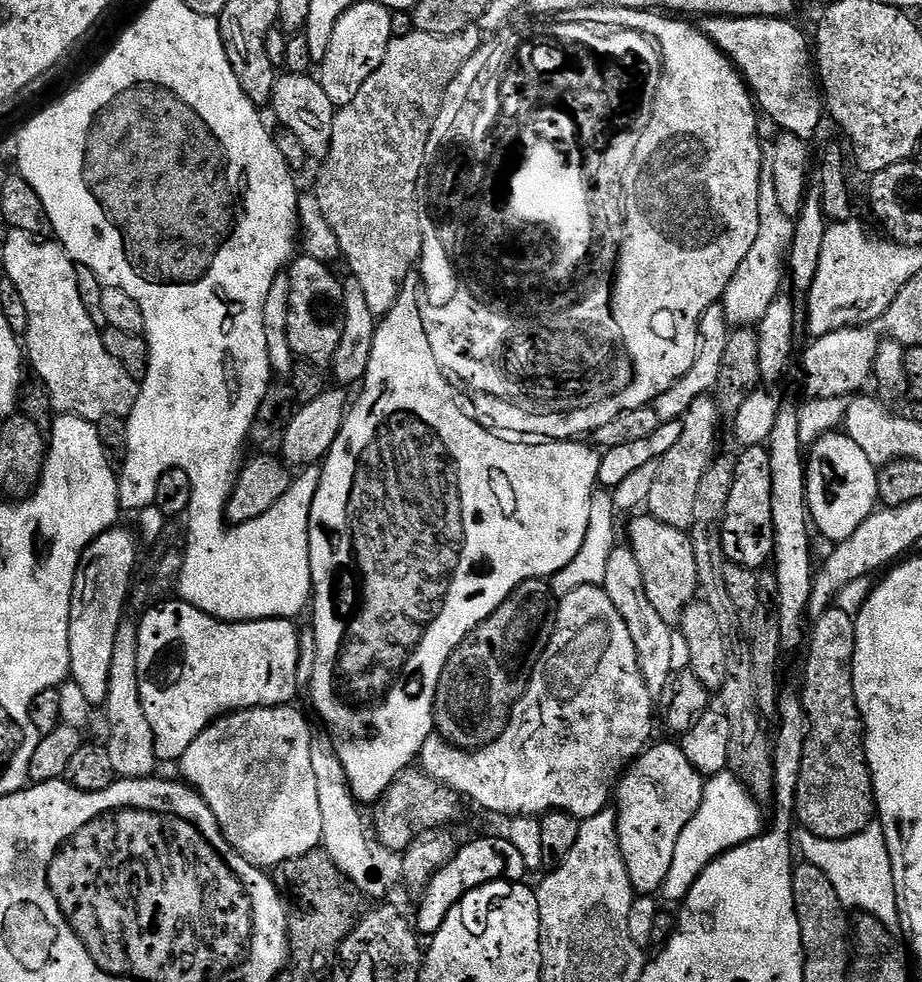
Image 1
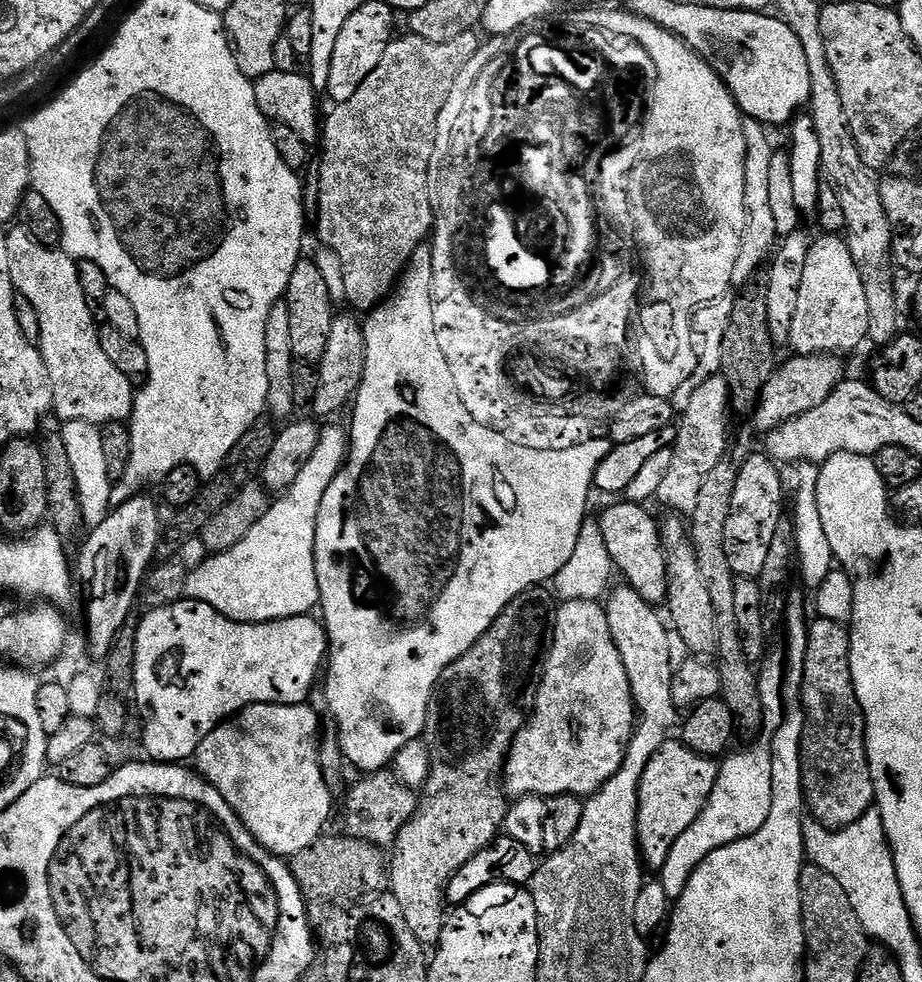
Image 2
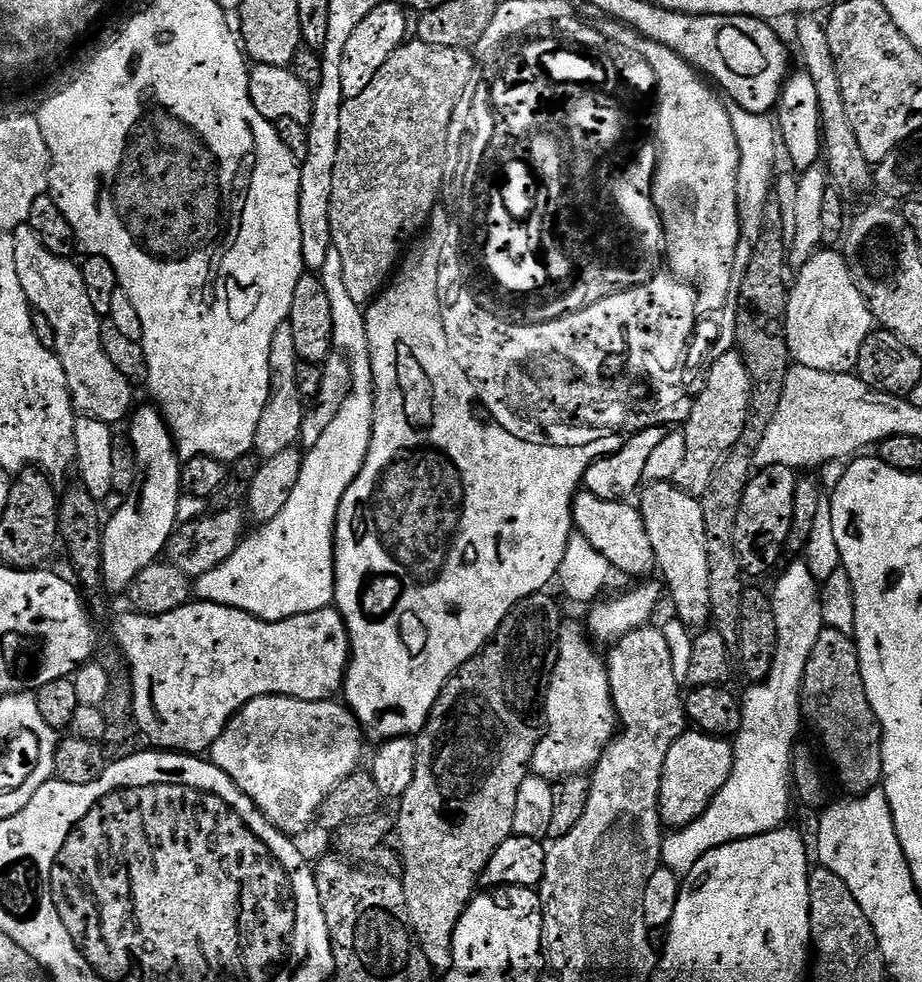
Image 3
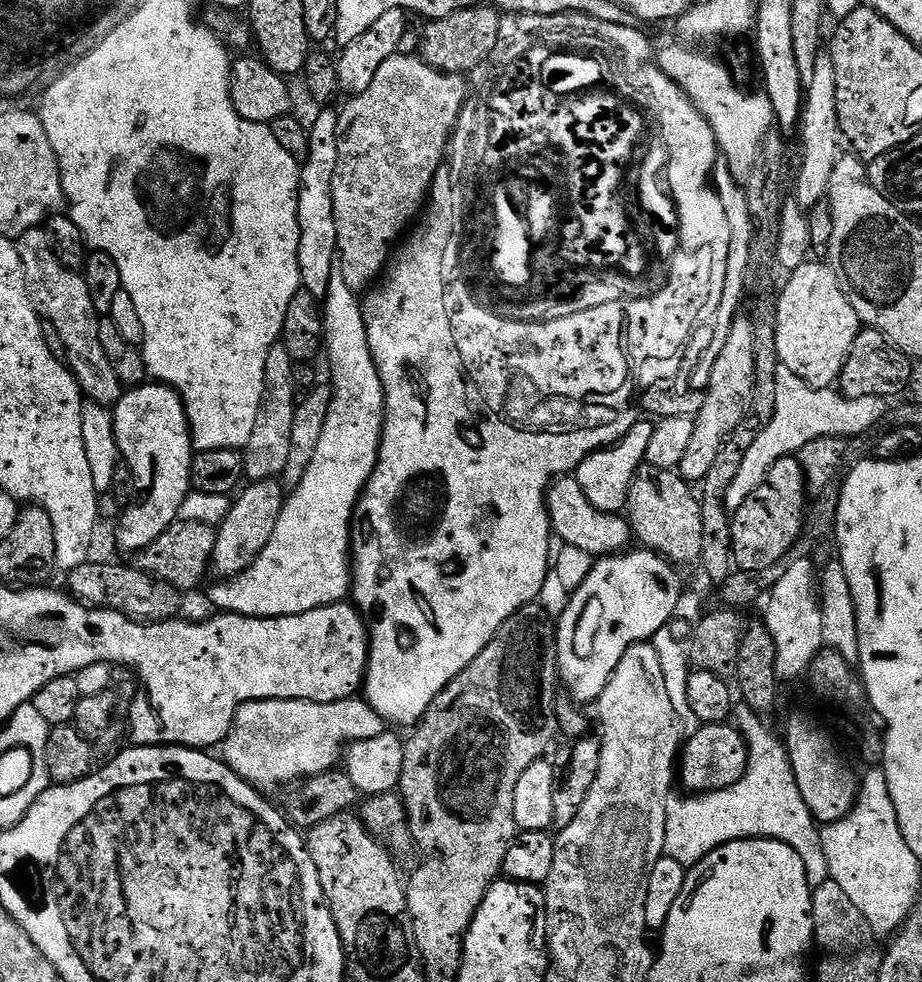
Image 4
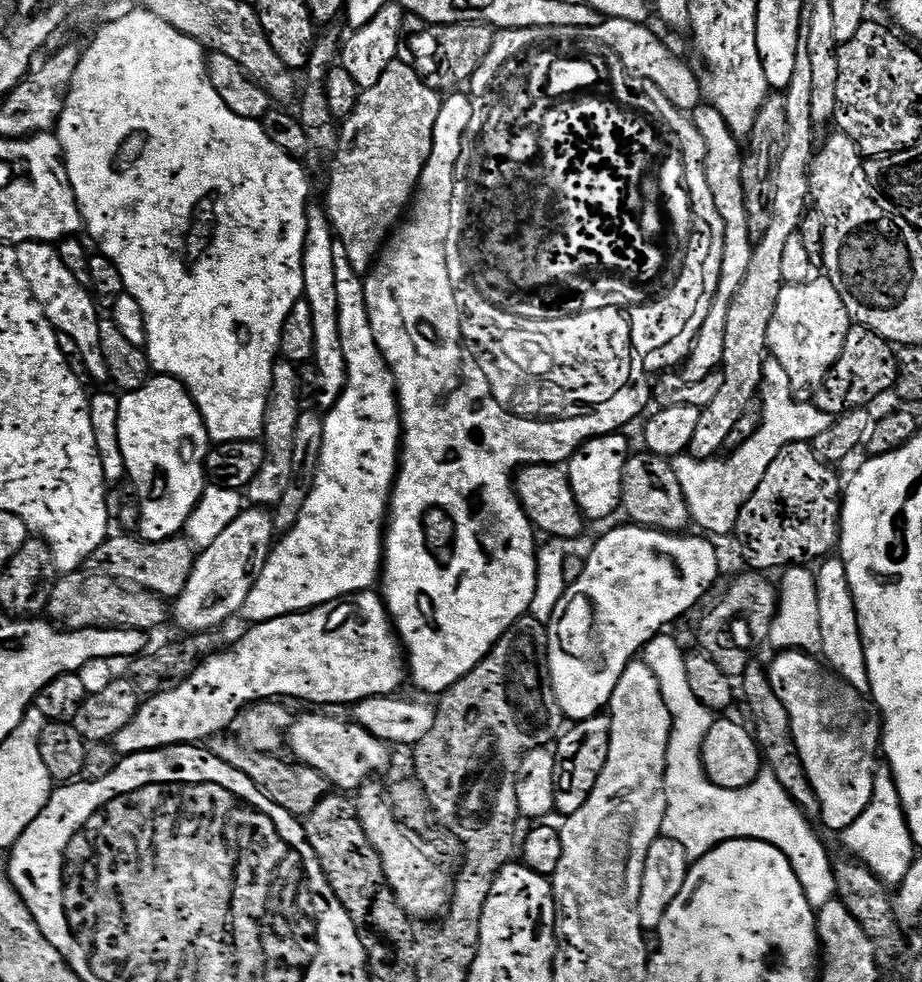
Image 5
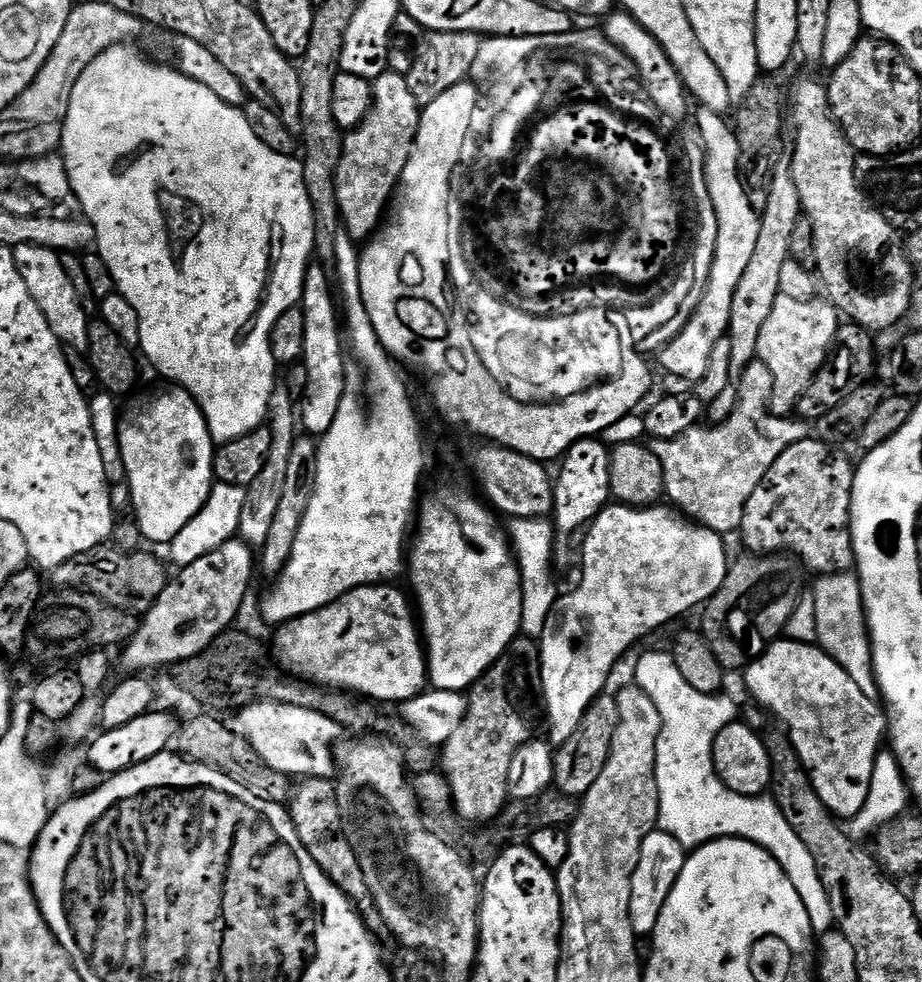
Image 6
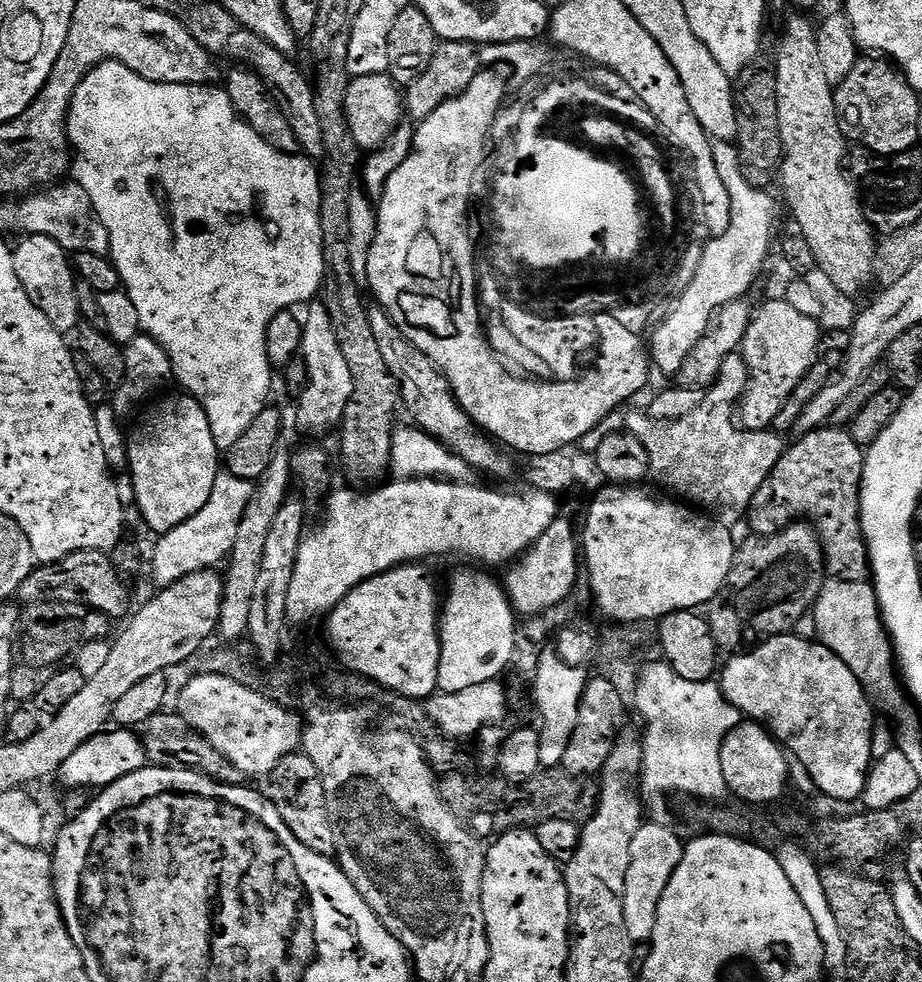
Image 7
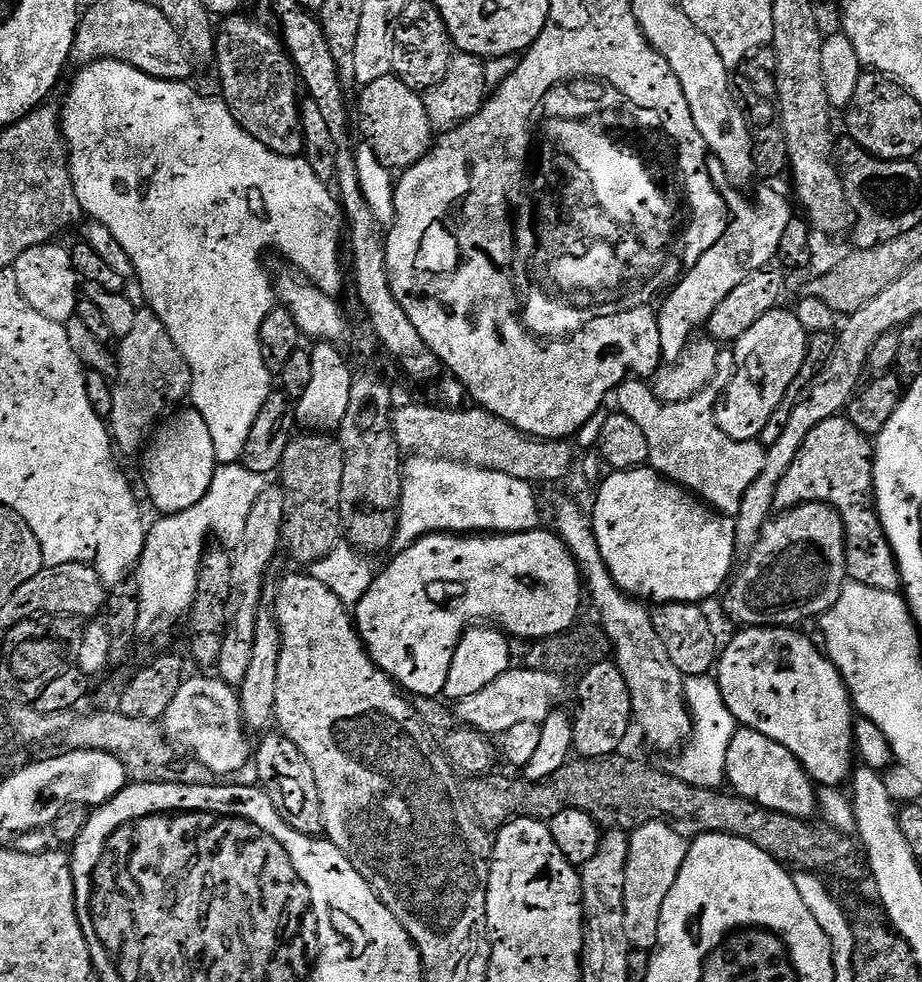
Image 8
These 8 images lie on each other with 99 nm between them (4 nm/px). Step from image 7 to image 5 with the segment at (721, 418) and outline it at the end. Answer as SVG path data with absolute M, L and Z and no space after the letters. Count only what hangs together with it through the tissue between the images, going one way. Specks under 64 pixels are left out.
M765 360L764 376L760 380L758 393L758 404L764 407L764 413L760 416L760 429L756 433L753 431L742 446L731 449L727 455L720 458L725 460L699 460L694 455L681 454L671 461L674 474L678 474L678 486L682 486L682 494L686 494L686 506L692 515L691 523L697 524L701 528L697 528L701 533L712 538L731 537L736 531L738 514L742 506L748 501L750 494L758 490L762 474L770 470L770 462L778 458L780 449L785 448L788 443L809 443L832 425L834 418L831 414L818 410L811 402L803 404L800 401L803 399L792 398L796 400L788 404L791 392L792 387L786 378L786 370L782 370L782 366L776 360Z

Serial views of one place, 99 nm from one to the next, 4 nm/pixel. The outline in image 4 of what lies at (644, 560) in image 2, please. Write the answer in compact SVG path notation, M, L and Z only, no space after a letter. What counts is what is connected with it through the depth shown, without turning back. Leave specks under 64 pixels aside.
M572 474L553 479L548 490L548 517L555 539L561 545L577 547L593 558L623 553L631 545L628 543L634 540L632 526L627 519L623 515L603 512L590 506L590 498L582 494L582 486L578 486Z

